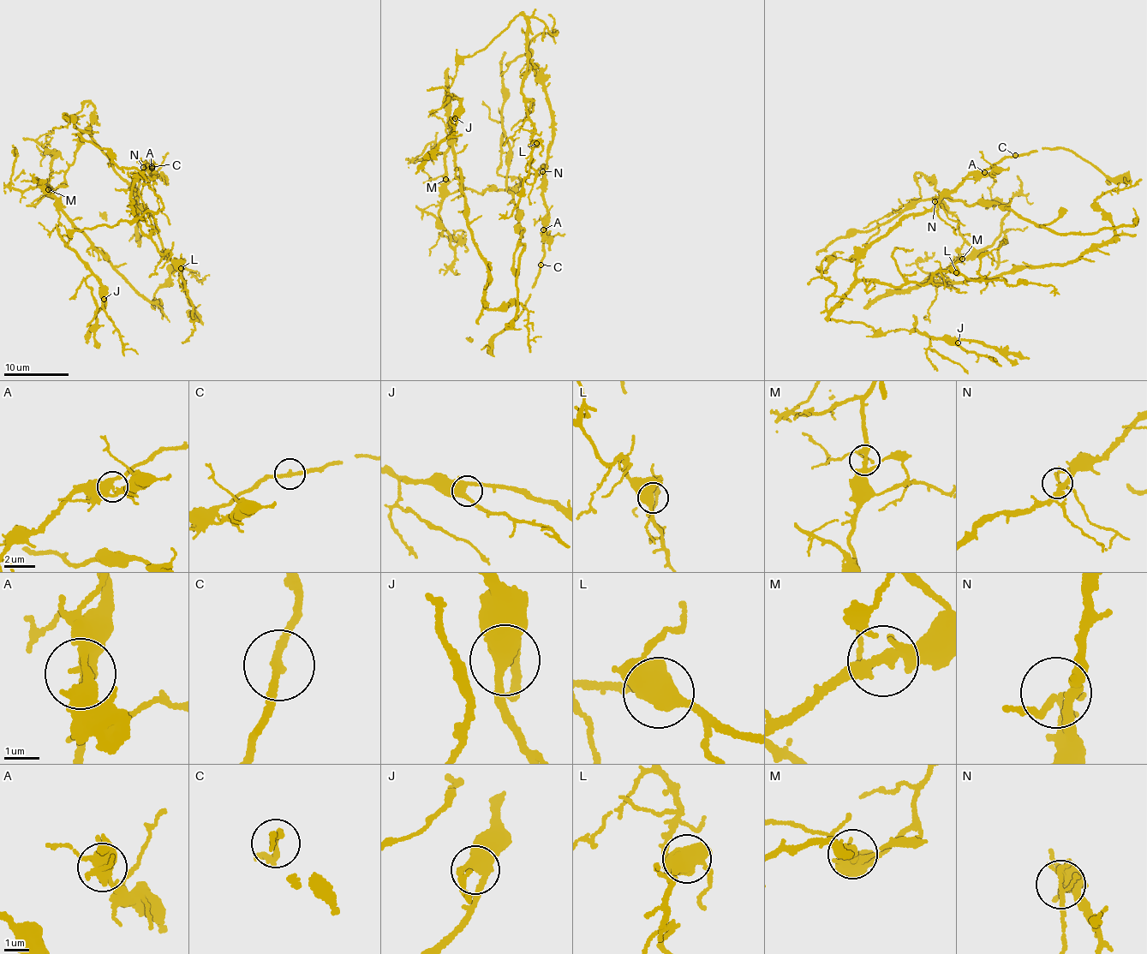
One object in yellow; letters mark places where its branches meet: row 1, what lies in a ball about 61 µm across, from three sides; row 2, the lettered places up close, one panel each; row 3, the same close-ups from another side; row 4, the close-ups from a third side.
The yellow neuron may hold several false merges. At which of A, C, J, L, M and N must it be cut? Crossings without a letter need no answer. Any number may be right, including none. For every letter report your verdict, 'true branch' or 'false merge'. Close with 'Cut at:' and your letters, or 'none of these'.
A: true branch
C: true branch
J: true branch
L: true branch
M: true branch
N: true branch
Cut at: none of these

